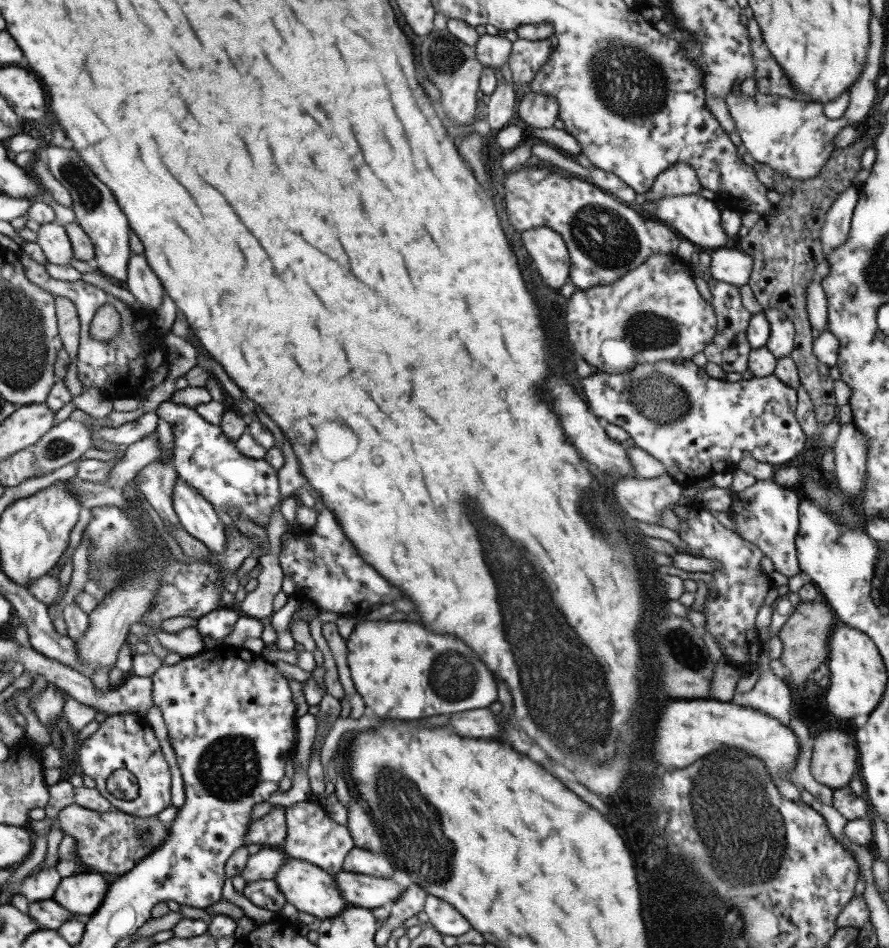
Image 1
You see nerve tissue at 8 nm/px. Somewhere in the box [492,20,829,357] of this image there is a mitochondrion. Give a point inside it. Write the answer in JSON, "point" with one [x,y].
{"point":[636,88]}

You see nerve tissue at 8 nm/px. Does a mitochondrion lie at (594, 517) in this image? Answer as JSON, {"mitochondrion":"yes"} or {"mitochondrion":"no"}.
{"mitochondrion":"yes"}

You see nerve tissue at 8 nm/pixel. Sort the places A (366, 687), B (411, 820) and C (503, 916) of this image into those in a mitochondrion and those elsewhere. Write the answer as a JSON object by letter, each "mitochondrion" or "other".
{"A":"other","B":"mitochondrion","C":"other"}

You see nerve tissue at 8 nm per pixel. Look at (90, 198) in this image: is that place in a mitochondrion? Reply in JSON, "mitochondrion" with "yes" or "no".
{"mitochondrion":"yes"}

